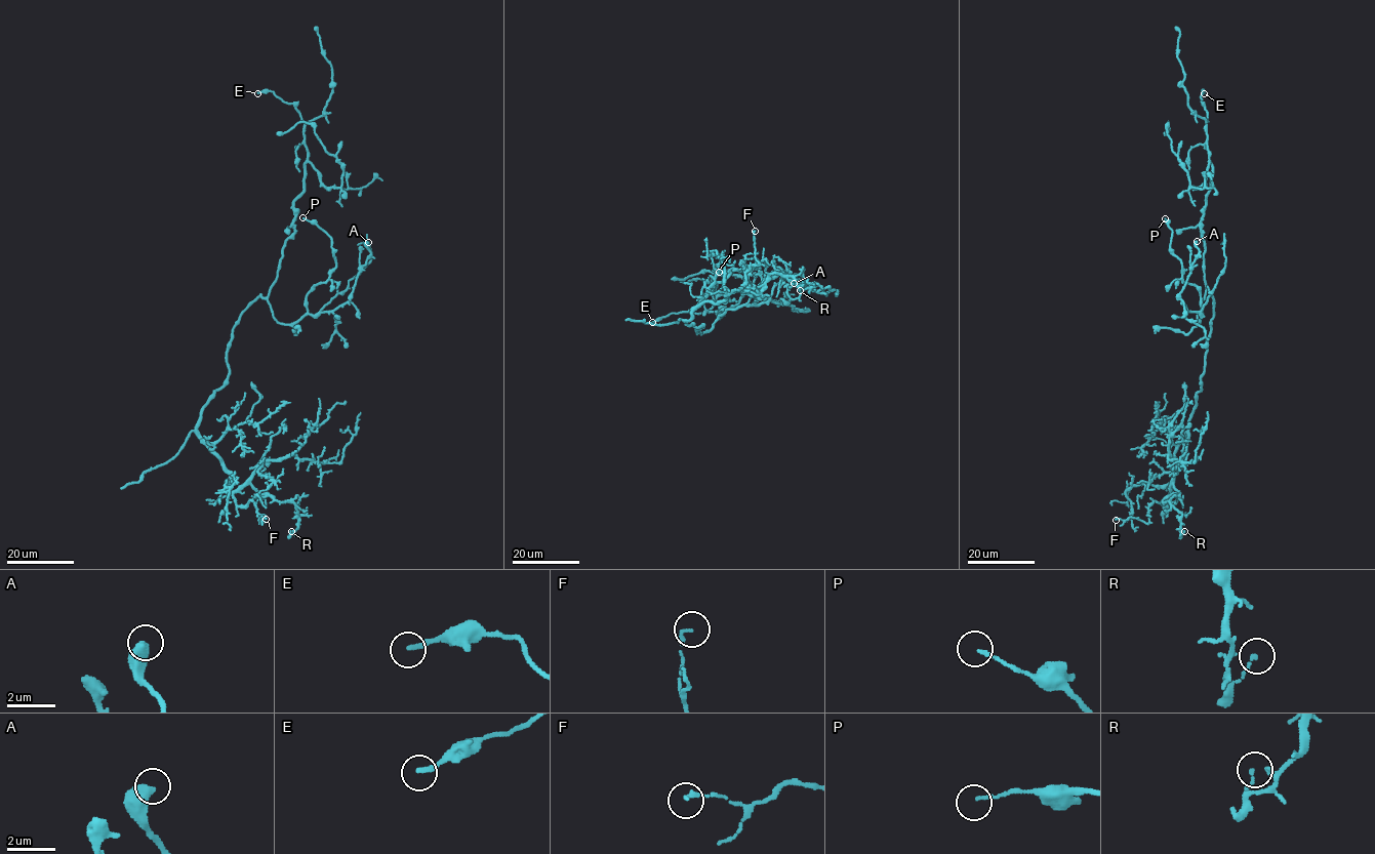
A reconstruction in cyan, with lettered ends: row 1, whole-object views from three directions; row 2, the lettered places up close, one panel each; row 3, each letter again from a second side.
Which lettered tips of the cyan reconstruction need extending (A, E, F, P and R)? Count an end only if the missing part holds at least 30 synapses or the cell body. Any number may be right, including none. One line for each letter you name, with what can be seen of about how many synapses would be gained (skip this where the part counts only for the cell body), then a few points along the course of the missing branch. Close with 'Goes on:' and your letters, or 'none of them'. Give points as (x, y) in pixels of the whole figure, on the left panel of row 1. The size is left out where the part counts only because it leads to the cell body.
Goes on: none of them

